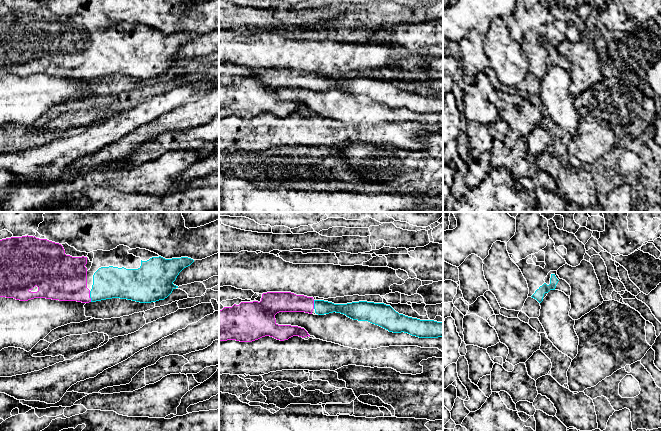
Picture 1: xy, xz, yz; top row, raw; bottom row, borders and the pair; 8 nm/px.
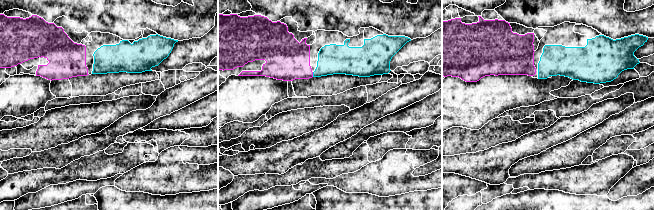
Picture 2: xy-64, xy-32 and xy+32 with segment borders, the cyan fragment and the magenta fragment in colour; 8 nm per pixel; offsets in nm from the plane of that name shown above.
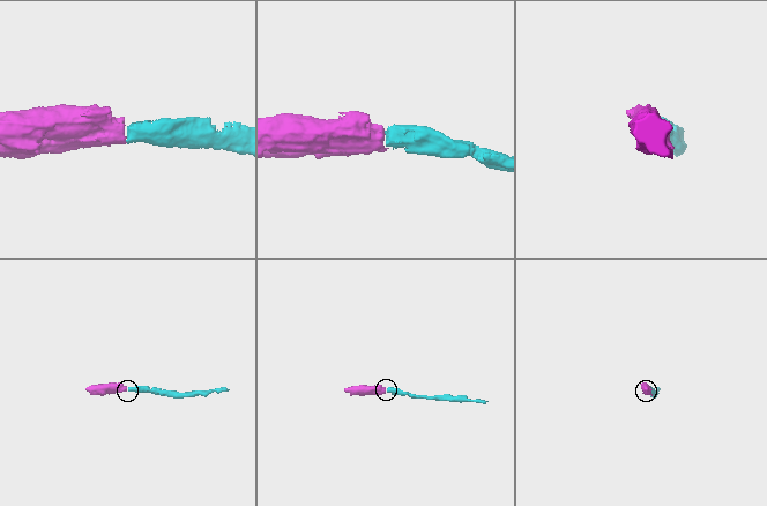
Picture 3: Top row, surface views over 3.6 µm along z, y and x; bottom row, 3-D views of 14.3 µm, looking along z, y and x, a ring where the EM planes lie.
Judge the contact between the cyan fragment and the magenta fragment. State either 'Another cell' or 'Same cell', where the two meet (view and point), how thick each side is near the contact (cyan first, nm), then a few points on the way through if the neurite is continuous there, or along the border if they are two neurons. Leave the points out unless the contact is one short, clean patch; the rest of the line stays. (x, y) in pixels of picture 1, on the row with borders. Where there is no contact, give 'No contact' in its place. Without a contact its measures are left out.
Same cell. Touches cyan at xy (90, 296). Thickness 260 nm (cyan) against 360 nm. Path across: xy (110, 282), (96, 294), (90, 296), (80, 293), (65, 278)

